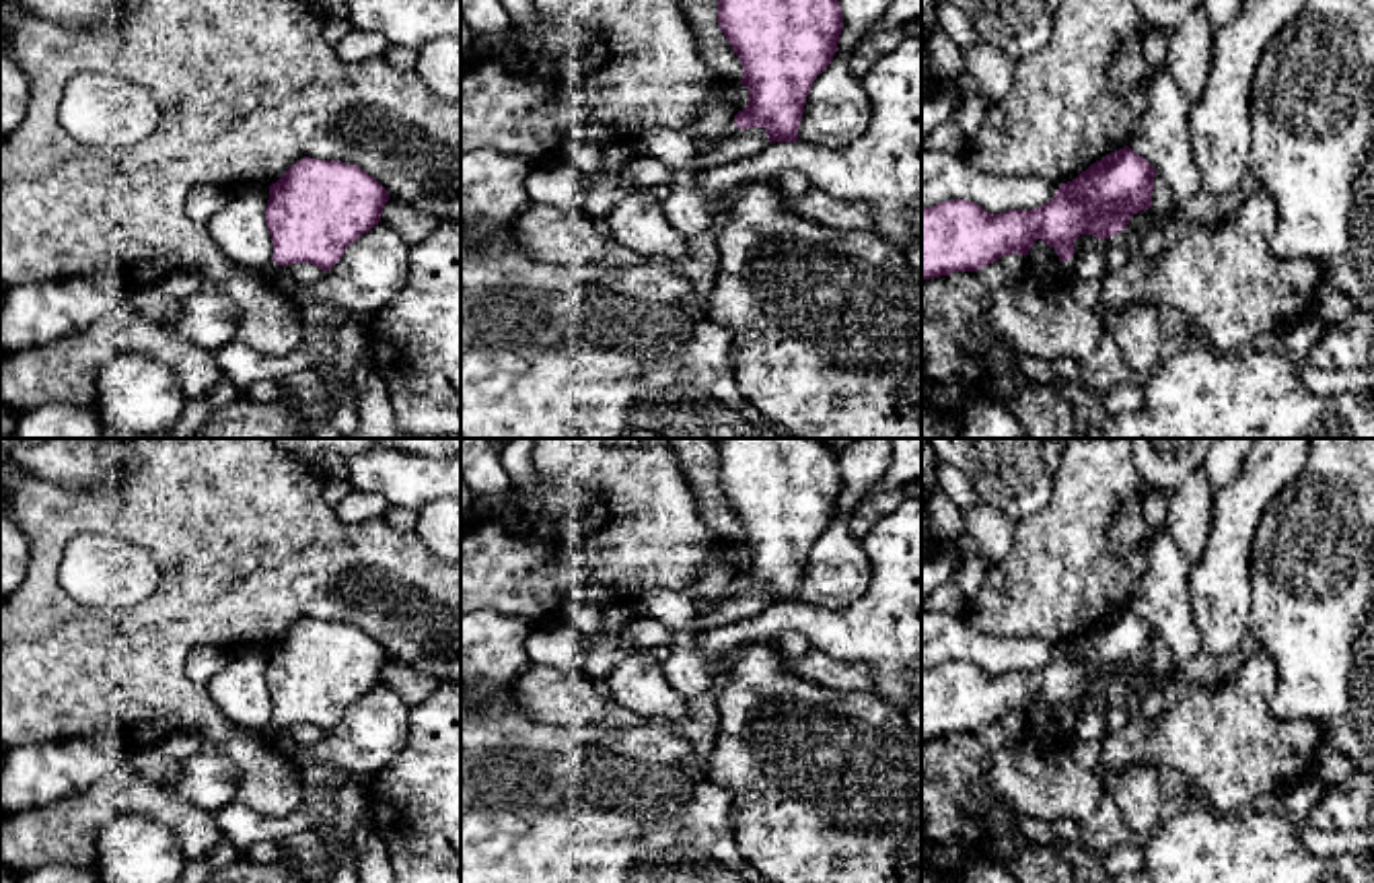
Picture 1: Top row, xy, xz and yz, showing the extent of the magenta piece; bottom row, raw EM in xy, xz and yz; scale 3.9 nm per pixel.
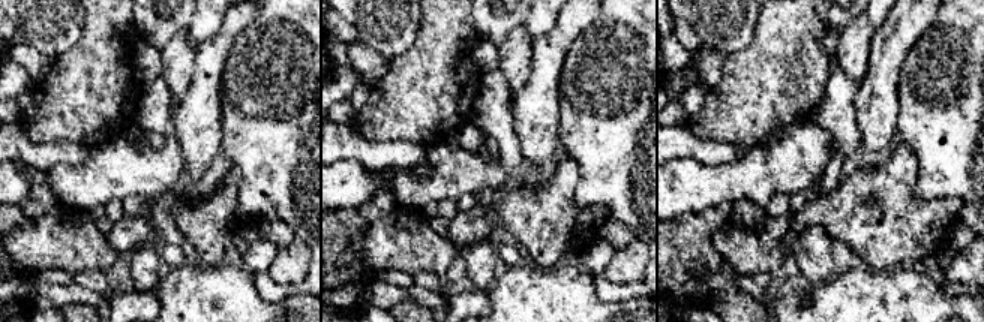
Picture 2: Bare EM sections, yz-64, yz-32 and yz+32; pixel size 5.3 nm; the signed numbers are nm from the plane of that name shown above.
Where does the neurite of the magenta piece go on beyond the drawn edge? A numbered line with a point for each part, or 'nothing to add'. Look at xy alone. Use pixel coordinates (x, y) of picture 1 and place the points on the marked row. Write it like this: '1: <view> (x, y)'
1: xy (268, 270)

